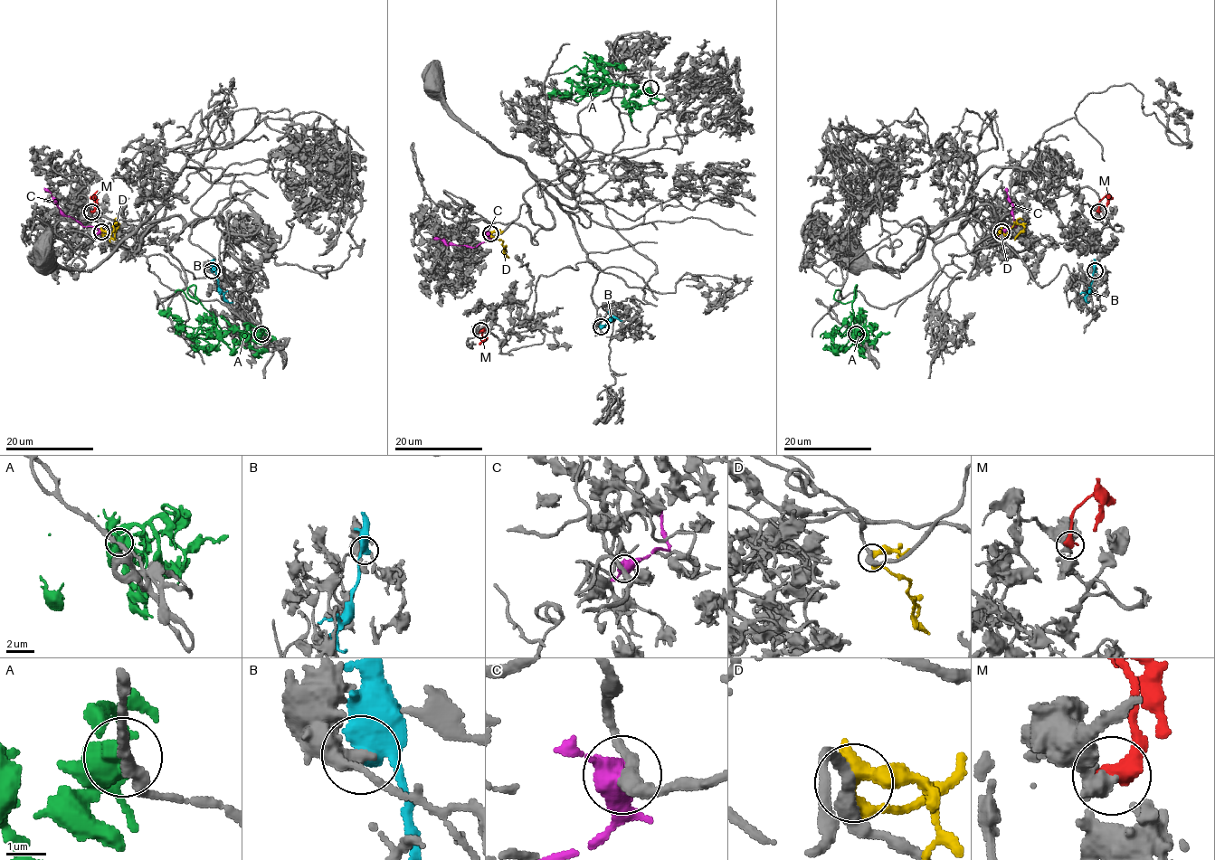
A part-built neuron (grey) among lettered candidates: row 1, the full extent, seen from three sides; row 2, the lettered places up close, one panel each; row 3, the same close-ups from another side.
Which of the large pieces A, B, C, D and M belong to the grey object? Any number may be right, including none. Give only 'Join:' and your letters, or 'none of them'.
Join: A

